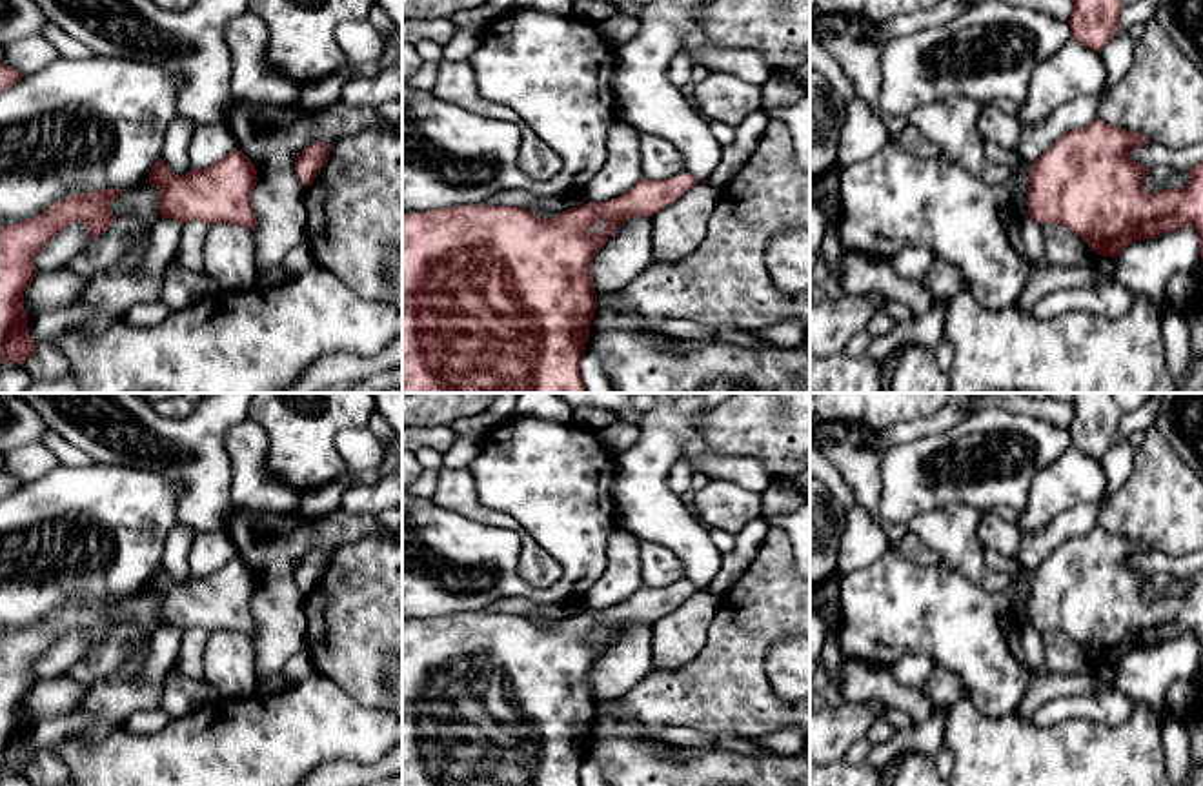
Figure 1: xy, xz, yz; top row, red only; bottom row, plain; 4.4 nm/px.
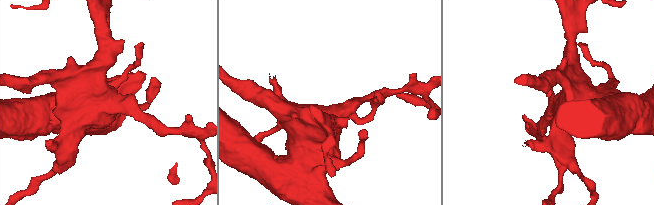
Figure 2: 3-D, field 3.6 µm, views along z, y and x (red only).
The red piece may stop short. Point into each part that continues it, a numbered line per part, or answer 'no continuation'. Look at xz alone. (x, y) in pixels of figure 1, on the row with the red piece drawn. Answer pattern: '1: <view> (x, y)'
no continuation

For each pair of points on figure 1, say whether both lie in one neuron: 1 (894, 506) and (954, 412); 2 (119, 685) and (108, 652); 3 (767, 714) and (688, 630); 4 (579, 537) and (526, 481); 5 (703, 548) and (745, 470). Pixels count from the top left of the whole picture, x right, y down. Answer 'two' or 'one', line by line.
1: two
2: two
3: two
4: one
5: two

